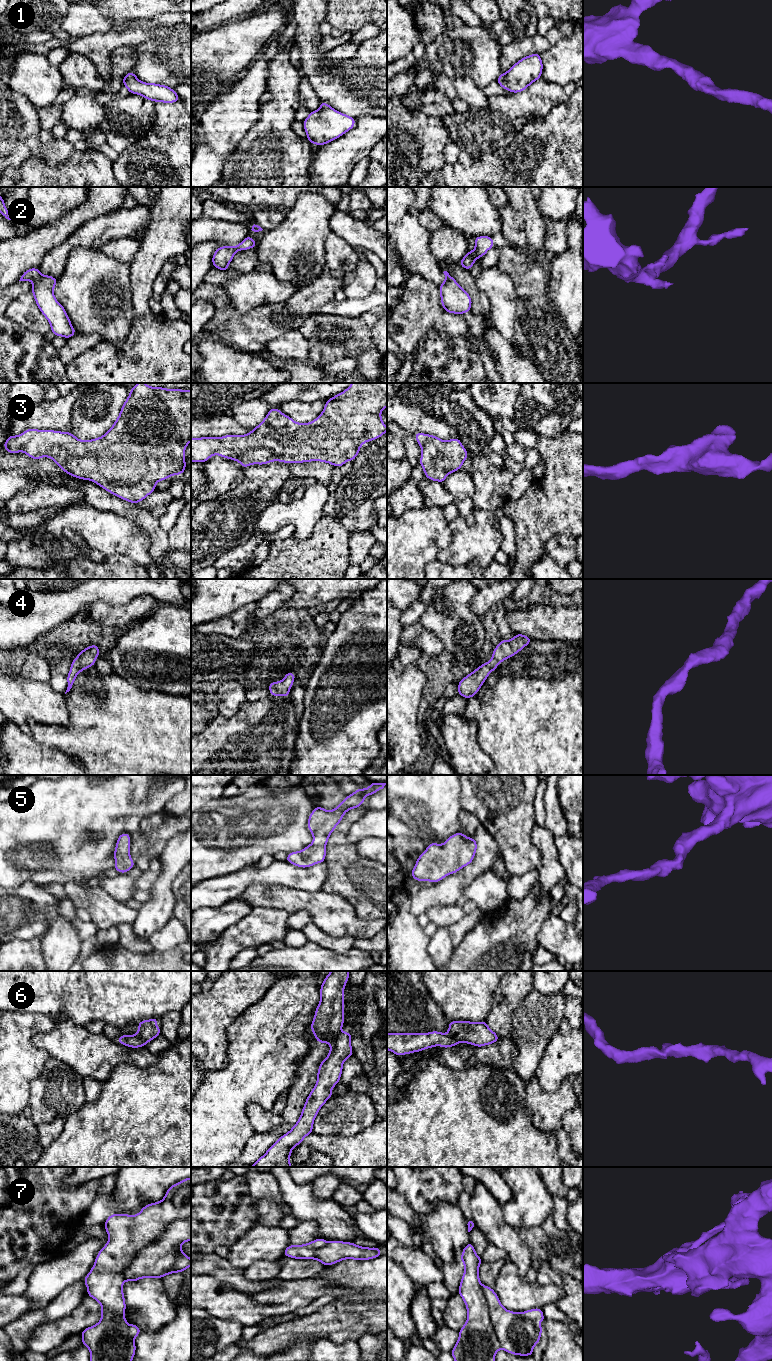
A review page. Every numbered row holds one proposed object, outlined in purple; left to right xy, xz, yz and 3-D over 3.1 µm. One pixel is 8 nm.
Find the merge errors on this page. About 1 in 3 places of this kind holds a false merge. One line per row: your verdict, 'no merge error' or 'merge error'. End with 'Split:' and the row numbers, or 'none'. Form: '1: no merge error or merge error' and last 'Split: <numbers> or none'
1: no merge error
2: no merge error
3: no merge error
4: no merge error
5: no merge error
6: merge error
7: no merge error
Split: 6

